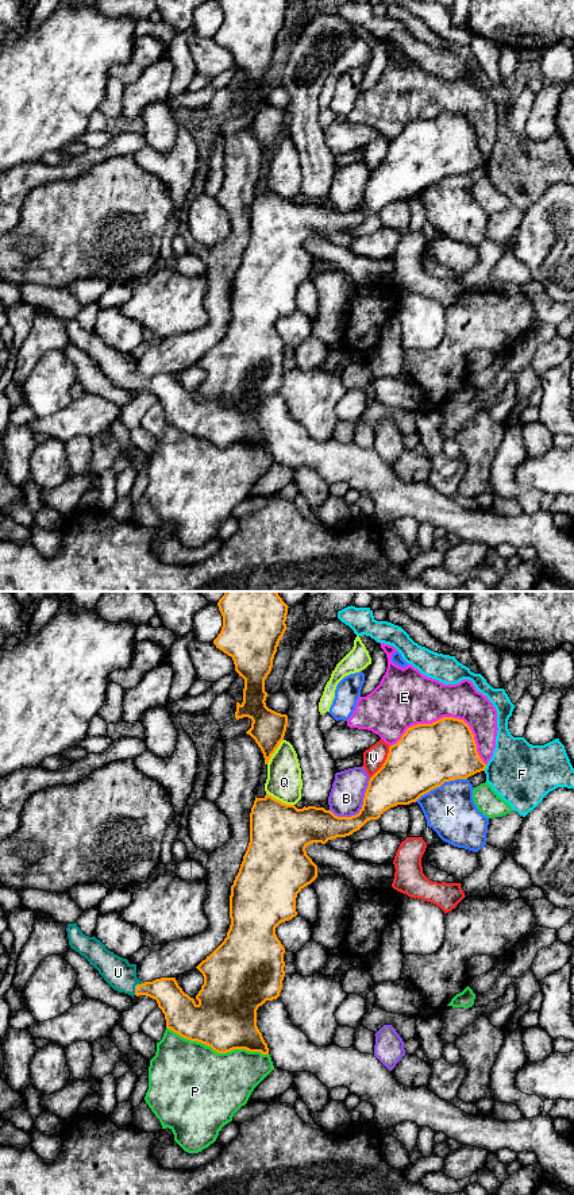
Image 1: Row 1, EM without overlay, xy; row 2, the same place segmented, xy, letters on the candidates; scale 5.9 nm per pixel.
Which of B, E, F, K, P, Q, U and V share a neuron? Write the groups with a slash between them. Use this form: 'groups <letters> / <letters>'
groups B / E / F / K / P / Q / U / V

